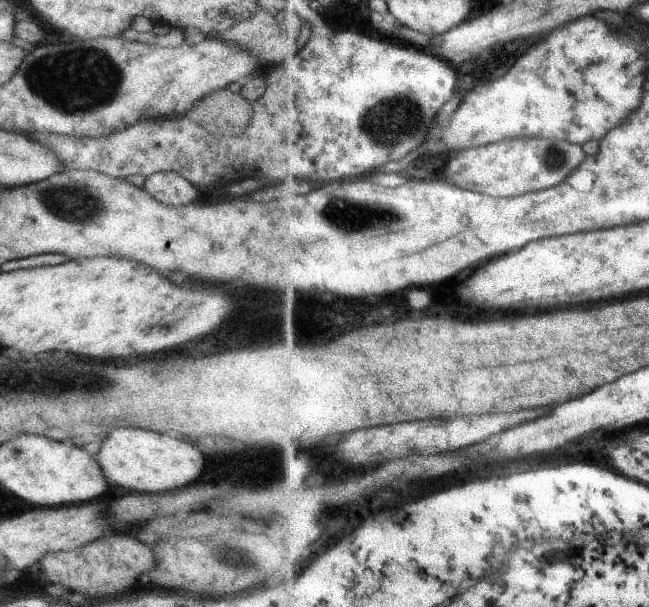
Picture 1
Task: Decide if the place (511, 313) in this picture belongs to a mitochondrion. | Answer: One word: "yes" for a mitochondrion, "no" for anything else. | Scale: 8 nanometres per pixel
no

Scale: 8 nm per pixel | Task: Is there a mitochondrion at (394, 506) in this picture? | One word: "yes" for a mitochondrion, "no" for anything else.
no

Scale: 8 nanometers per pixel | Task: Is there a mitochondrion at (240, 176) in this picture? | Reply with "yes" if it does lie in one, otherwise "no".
no

